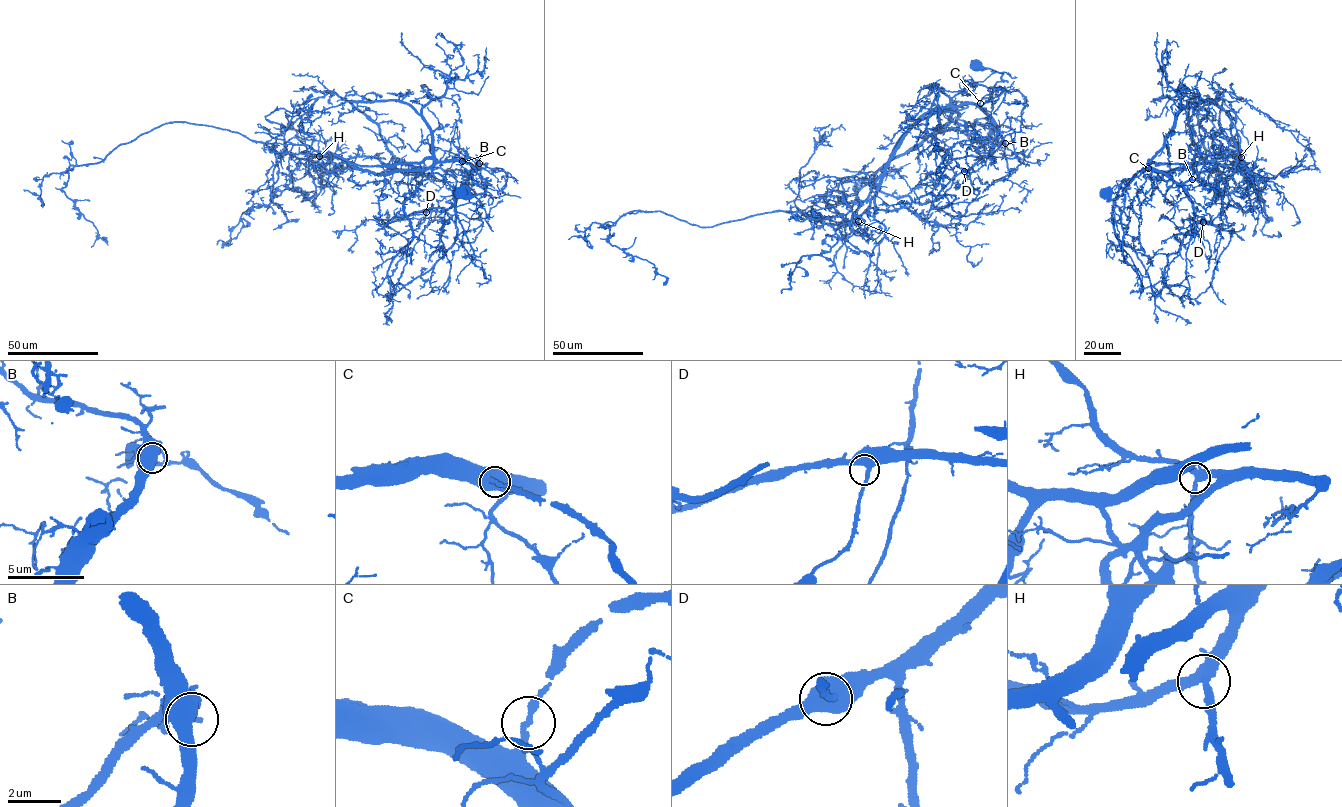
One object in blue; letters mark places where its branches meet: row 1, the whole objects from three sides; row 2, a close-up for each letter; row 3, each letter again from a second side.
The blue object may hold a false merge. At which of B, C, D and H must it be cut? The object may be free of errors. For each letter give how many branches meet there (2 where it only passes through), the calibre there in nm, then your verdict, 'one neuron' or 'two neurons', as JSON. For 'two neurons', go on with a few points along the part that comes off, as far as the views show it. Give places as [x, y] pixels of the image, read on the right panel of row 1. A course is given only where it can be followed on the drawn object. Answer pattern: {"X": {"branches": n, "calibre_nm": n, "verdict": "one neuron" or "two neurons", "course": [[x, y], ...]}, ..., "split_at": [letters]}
{"B": {"branches": 3, "calibre_nm": 500, "verdict": "one neuron"}, "C": {"branches": 2, "calibre_nm": 220, "verdict": "one neuron"}, "D": {"branches": 2, "calibre_nm": 440, "verdict": "one neuron"}, "H": {"branches": 3, "calibre_nm": 360, "verdict": "one neuron"}, "split_at": []}

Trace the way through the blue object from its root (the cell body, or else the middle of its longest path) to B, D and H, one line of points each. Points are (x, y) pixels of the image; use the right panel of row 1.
B: (1106, 192), (1112, 199), (1117, 199), (1141, 171), (1147, 168), (1159, 170), (1179, 184), (1192, 179)
D: (1106, 192), (1112, 199), (1117, 199), (1141, 171), (1156, 168), (1182, 188), (1193, 206), (1193, 220), (1203, 222)
H: (1106, 192), (1117, 199), (1141, 171), (1149, 168), (1145, 165), (1145, 171), (1150, 167), (1165, 171), (1241, 157)

